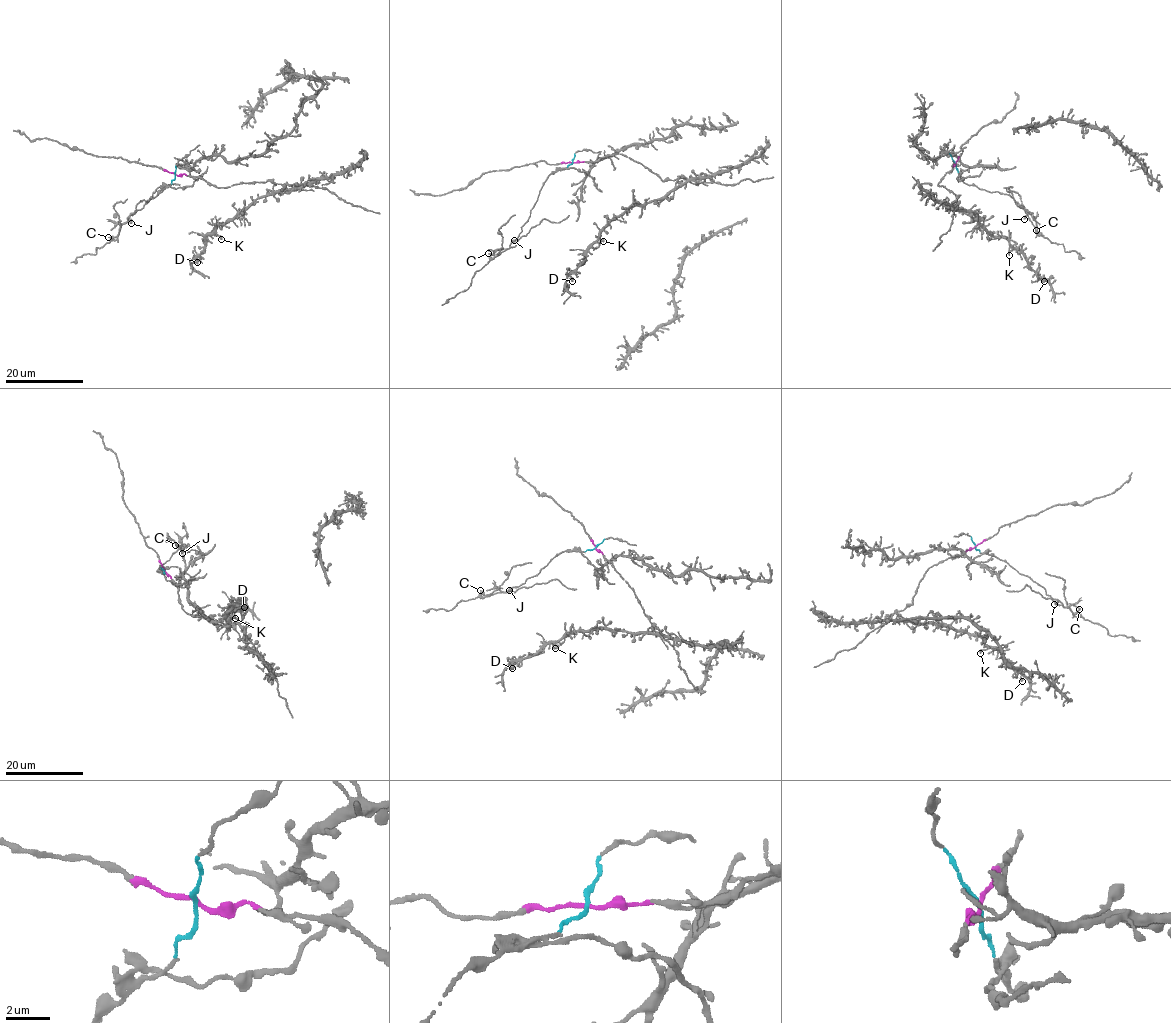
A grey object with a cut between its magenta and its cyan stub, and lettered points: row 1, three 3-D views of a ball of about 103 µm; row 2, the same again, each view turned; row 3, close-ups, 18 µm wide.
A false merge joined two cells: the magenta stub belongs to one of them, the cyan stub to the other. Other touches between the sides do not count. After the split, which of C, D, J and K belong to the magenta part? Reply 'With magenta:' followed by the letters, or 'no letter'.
With magenta: D, K

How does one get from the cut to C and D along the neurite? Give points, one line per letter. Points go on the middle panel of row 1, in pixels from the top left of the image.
C: (572, 161), (547, 179), (529, 218), (508, 248), (497, 255), (488, 253)
D: (572, 162), (623, 154), (663, 180), (678, 178), (663, 197), (628, 207), (609, 223), (569, 276), (572, 281)

